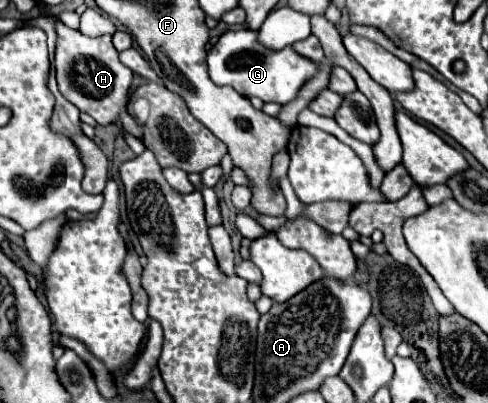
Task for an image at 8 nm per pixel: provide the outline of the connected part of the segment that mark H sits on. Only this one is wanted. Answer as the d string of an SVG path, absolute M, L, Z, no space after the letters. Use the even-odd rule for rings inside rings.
M57 21L57 37L59 37L55 51L57 85L65 99L69 99L81 111L89 113L101 125L109 125L121 119L121 127L141 139L141 129L127 115L127 99L133 81L133 71L119 61L119 53L111 43L111 35L89 39L87 35L73 31L65 27L61 21Z

